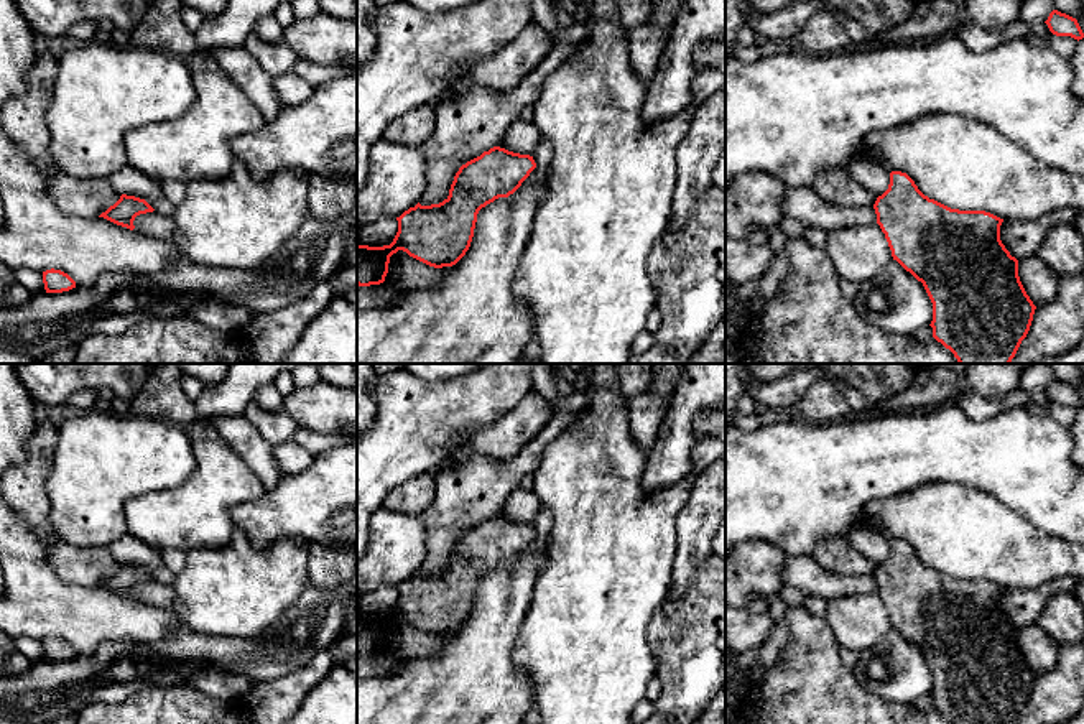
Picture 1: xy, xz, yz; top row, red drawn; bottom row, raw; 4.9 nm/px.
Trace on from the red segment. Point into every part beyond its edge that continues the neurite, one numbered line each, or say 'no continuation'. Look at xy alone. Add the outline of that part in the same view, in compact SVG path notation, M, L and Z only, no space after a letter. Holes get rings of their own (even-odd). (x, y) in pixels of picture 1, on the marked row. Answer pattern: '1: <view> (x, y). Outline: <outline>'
no continuation

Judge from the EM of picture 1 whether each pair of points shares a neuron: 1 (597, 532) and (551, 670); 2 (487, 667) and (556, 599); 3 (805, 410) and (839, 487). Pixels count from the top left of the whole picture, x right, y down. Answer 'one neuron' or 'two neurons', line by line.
1: one neuron
2: two neurons
3: two neurons

